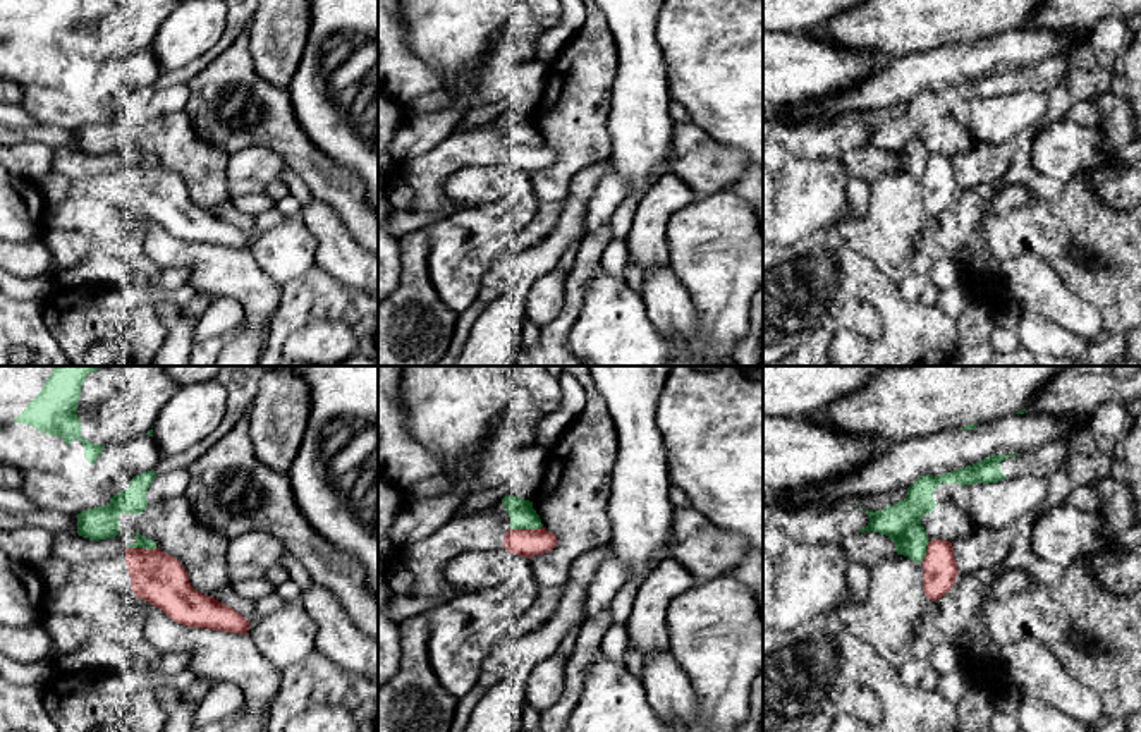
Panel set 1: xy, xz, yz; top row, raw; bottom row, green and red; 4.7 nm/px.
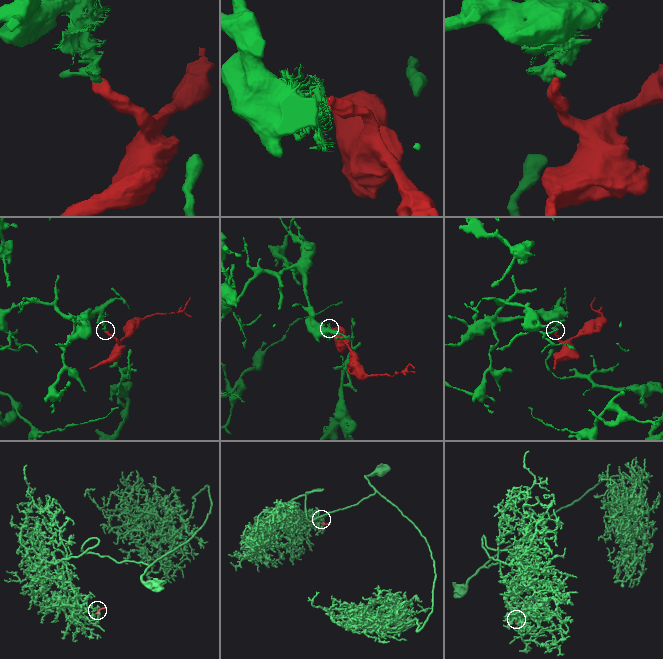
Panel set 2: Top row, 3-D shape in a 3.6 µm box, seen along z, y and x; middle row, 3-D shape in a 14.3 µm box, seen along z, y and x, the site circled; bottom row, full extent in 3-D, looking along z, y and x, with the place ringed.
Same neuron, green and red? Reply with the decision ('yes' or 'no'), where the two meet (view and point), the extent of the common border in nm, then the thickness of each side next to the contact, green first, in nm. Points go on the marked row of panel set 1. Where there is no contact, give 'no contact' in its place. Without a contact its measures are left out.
no; meets green in xz at (526, 528); contact 150 nm long; 120 nm thick on the green side, 130 nm on the other

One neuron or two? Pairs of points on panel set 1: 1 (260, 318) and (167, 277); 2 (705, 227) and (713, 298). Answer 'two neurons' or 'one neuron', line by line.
1: two neurons
2: one neuron

